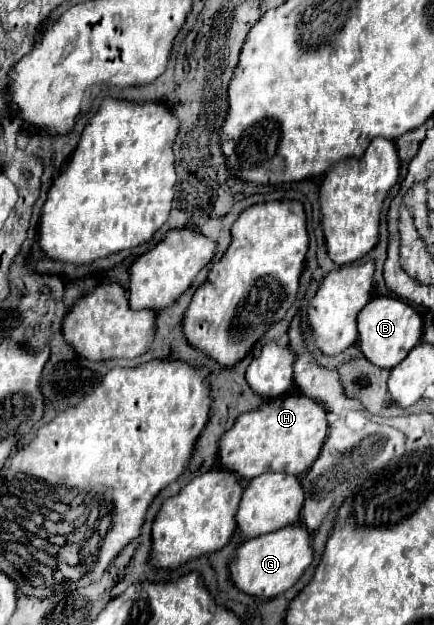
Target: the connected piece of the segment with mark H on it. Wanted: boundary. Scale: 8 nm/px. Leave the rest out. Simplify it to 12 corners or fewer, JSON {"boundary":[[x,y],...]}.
{"boundary":[[285,394],[237,418],[219,464],[241,480],[301,476],[327,436],[325,408]]}

